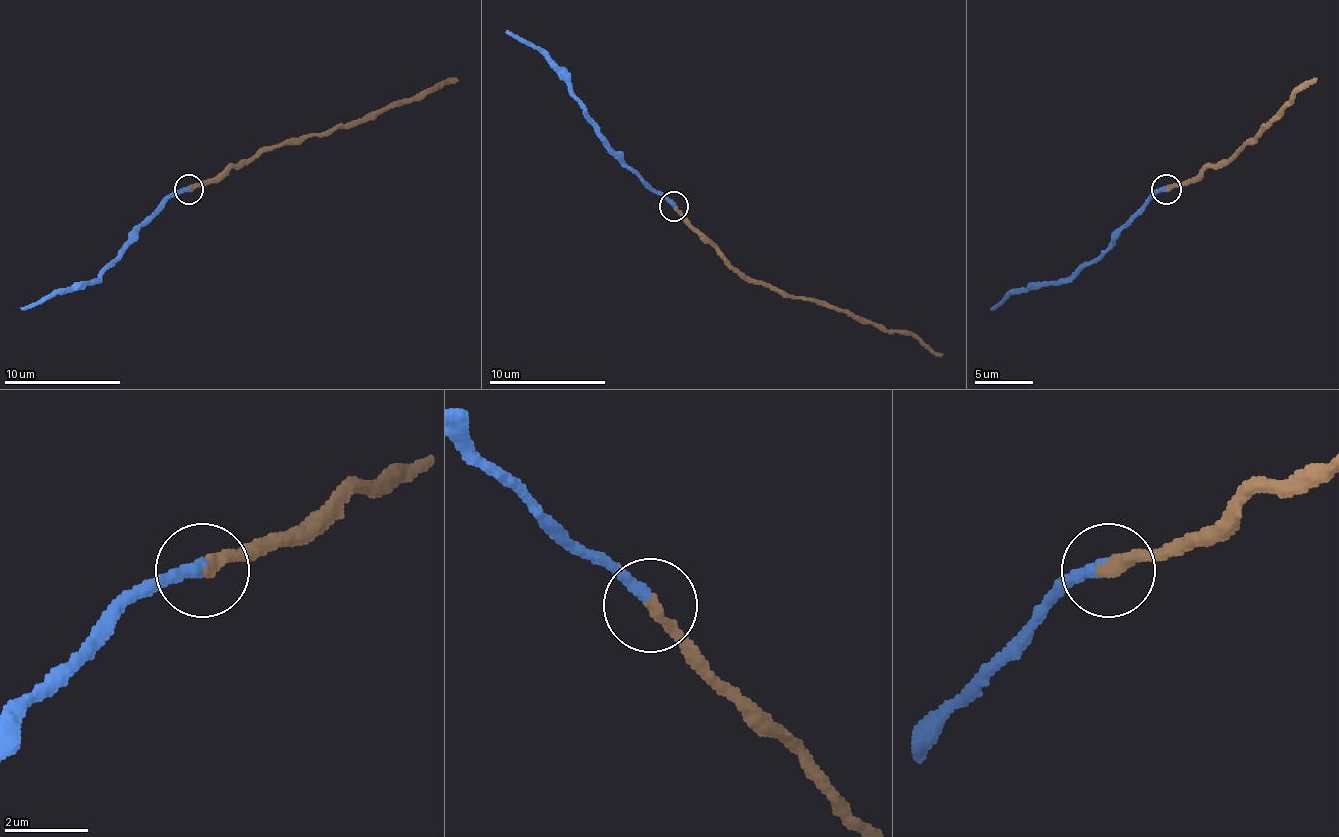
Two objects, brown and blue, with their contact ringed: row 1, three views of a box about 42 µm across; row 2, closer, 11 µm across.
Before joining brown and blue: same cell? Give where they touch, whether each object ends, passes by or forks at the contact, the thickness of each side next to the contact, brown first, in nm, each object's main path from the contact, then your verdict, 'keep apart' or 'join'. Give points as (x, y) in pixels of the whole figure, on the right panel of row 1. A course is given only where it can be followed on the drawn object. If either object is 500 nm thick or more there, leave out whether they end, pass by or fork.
at (1166, 189); brown ends there; blue ends there; 340 nm thick on the brown side, 300 nm on the other; brown runs (1167, 188), (1193, 183), (1237, 150), (1316, 77); blue runs (1167, 188), (1155, 194), (1096, 259), (1064, 279), (1018, 288), (991, 308); join

